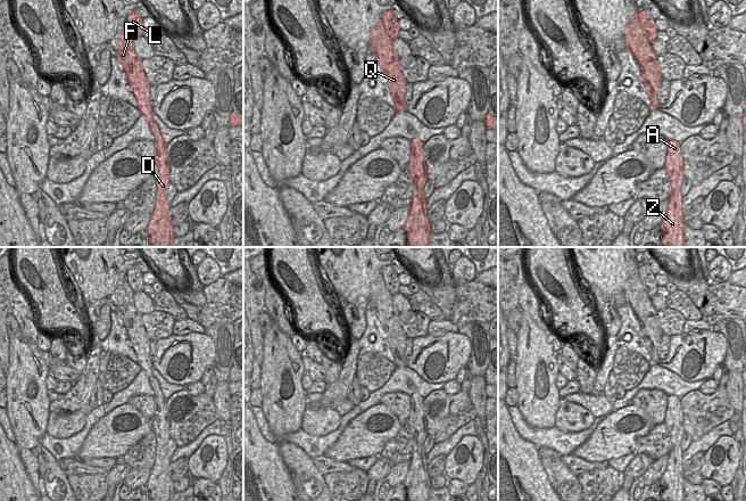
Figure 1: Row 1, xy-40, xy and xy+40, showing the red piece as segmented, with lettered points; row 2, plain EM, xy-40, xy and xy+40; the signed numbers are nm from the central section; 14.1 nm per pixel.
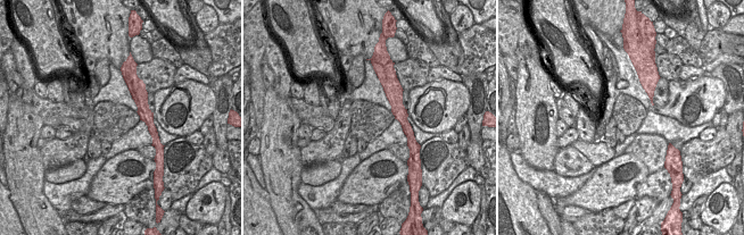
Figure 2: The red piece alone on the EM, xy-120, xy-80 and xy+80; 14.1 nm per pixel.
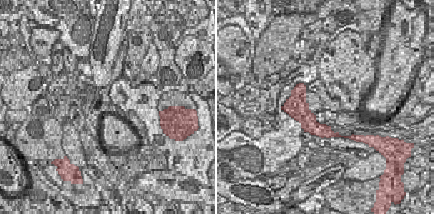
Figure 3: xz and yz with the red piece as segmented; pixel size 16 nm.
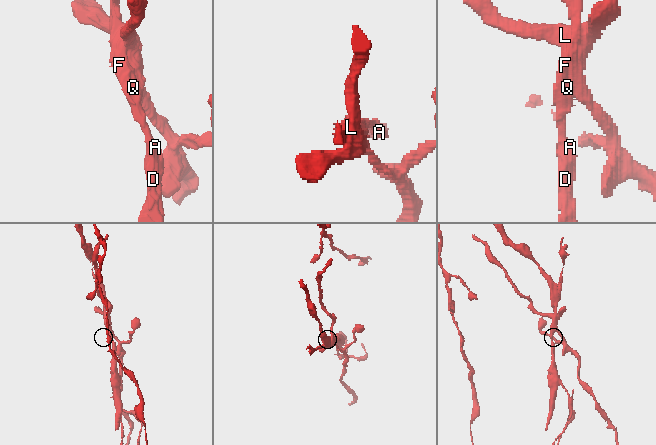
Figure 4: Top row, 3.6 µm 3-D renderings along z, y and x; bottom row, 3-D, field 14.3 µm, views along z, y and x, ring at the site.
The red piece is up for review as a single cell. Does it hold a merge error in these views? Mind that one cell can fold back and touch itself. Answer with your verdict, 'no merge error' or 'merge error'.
merge error

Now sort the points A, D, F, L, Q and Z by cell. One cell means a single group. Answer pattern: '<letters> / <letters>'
A D F Q Z / L

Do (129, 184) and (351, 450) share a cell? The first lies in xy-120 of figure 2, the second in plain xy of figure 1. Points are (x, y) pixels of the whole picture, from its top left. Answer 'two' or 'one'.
one

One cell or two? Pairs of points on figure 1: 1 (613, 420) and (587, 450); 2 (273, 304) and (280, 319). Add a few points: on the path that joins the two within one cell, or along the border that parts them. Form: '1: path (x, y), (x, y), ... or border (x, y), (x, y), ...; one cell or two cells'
1: path (612, 428), (595, 445); one cell
2: path (276, 308), (279, 315); one cell

